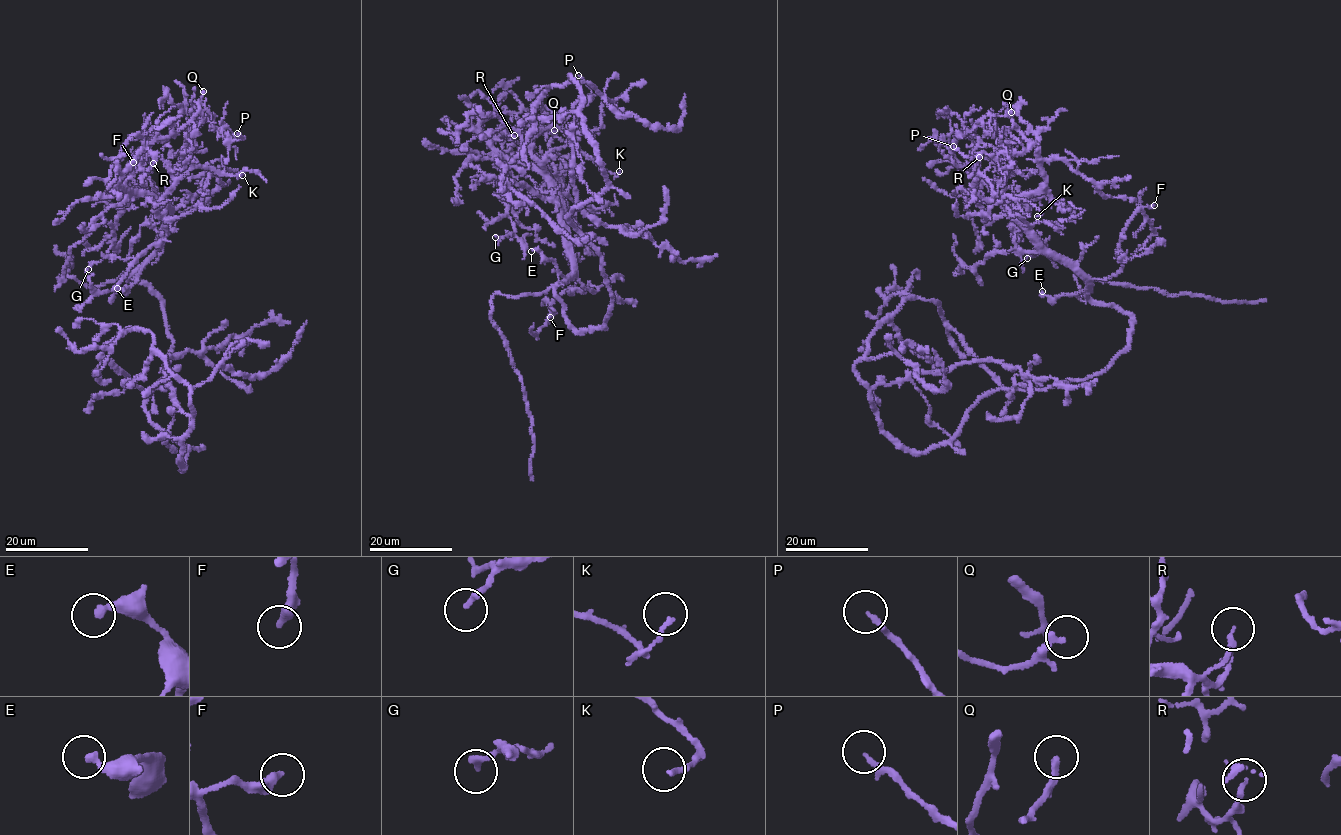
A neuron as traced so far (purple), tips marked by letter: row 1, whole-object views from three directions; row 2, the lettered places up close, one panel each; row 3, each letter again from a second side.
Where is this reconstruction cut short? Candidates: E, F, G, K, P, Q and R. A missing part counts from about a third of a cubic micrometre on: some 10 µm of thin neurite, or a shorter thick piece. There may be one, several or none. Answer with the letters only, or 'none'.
none

